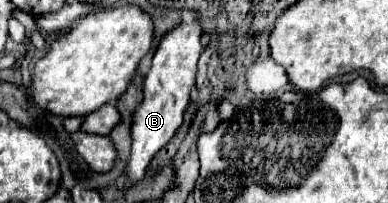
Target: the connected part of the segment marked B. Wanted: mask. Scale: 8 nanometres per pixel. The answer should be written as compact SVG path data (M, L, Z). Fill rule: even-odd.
M182 23L170 33L166 33L160 41L160 47L154 53L150 71L144 77L144 99L132 113L132 147L130 157L126 165L126 185L138 183L138 179L144 179L146 167L154 159L154 155L176 135L178 127L182 125L184 109L190 101L190 91L196 85L196 73L198 73L198 57L202 53L202 29L198 23Z

